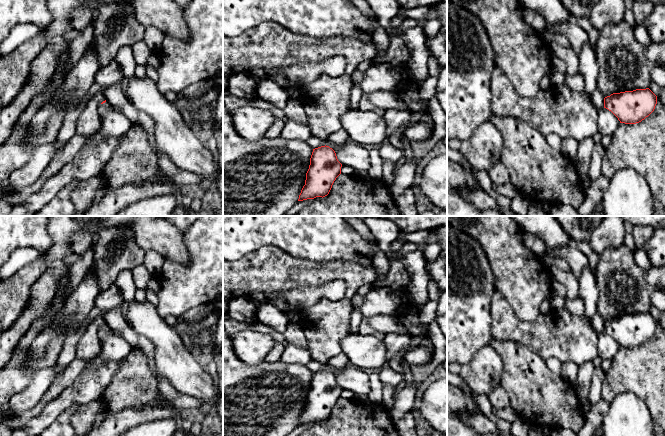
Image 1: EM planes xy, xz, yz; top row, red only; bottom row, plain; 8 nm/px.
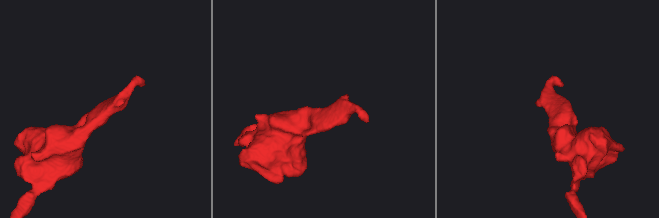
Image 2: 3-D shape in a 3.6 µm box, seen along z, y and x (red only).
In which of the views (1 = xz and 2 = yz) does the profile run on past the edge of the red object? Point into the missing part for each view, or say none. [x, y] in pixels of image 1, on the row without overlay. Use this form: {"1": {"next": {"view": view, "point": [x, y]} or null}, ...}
{"1": {"next": null}, "2": {"next": null}}

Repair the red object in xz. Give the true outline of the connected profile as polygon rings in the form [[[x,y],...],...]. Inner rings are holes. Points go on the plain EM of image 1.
[[[329,370],[313,373],[305,409],[298,425],[327,420],[334,405],[341,398],[341,391],[335,375]]]

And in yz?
[[[649,312],[613,317],[604,322],[604,332],[625,348],[641,346],[654,335],[656,328],[657,320]]]

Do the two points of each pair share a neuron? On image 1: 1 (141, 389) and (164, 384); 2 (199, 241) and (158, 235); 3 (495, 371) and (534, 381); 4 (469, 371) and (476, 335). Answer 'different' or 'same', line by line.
1: different
2: different
3: different
4: different

